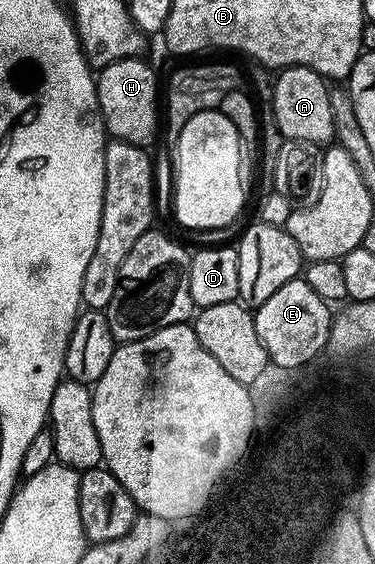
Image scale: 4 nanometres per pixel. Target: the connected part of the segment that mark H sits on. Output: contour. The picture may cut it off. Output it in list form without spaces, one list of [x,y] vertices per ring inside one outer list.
[[[140,56],[123,58],[103,67],[96,78],[96,95],[105,131],[115,141],[147,147],[148,141],[156,134],[158,90],[156,94],[155,72],[142,59]]]

